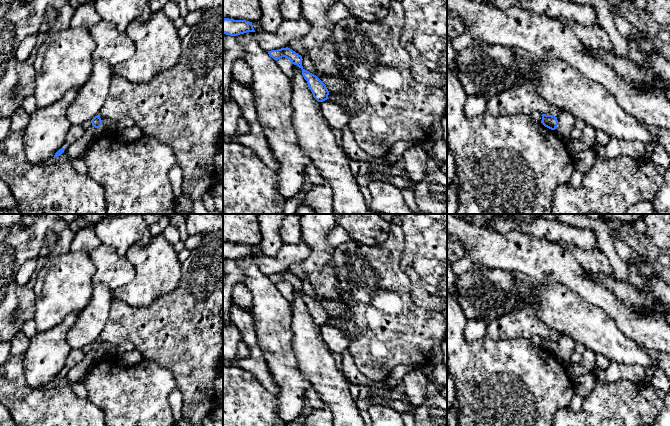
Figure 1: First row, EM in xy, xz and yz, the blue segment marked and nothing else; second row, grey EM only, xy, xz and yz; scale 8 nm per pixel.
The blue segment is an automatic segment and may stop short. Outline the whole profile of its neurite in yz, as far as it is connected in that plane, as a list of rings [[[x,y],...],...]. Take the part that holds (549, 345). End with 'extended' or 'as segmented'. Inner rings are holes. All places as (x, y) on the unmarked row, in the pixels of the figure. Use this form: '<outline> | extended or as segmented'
[[[542,338],[541,347],[547,352],[555,354],[558,349],[558,344],[555,340]]] | as segmented

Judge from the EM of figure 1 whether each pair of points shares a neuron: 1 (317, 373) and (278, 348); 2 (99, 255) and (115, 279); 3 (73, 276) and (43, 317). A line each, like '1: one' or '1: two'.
1: two
2: one
3: one

